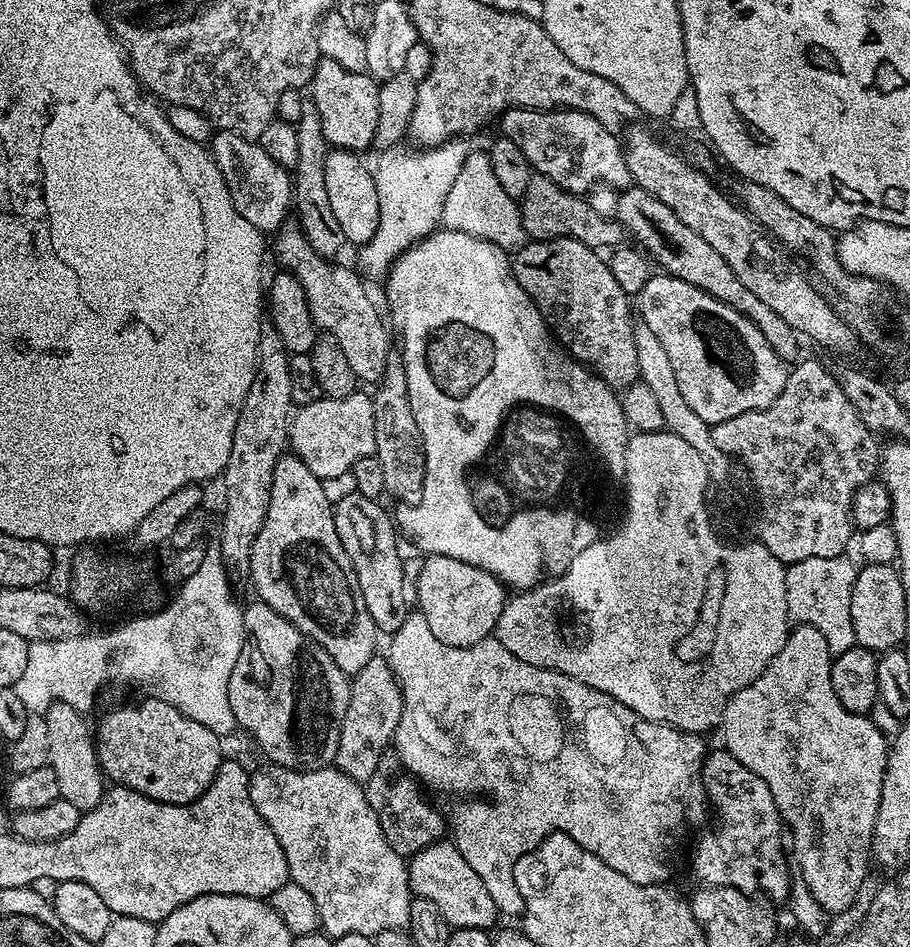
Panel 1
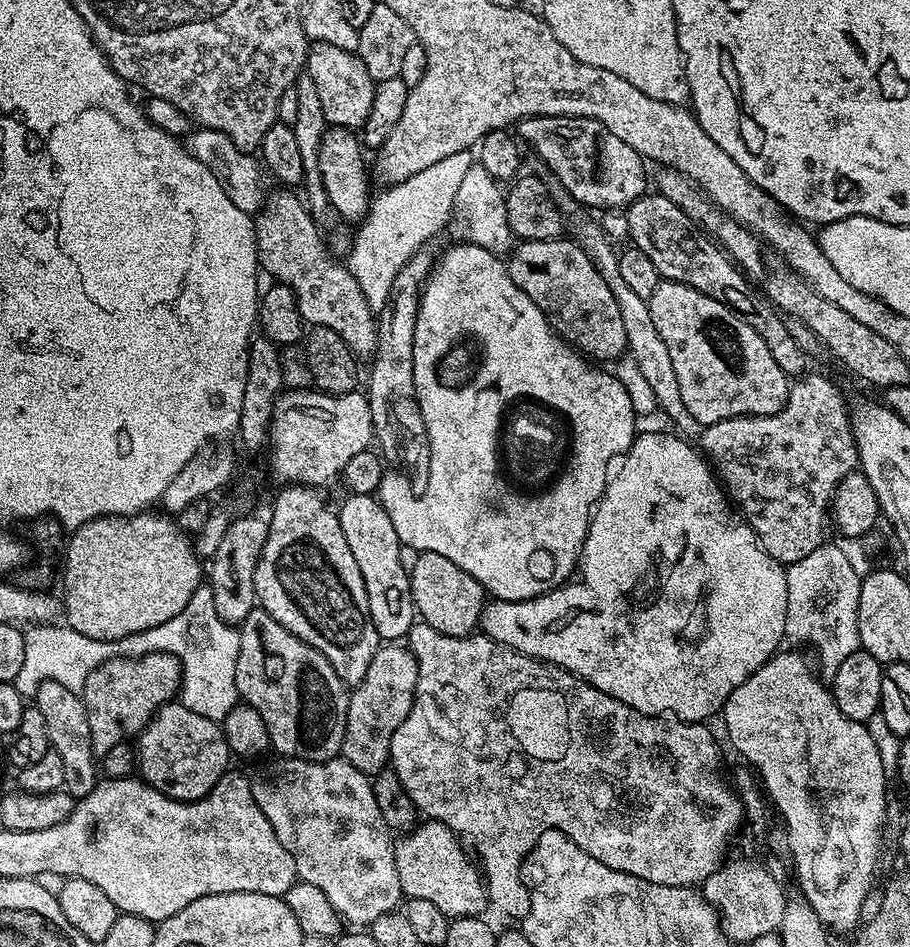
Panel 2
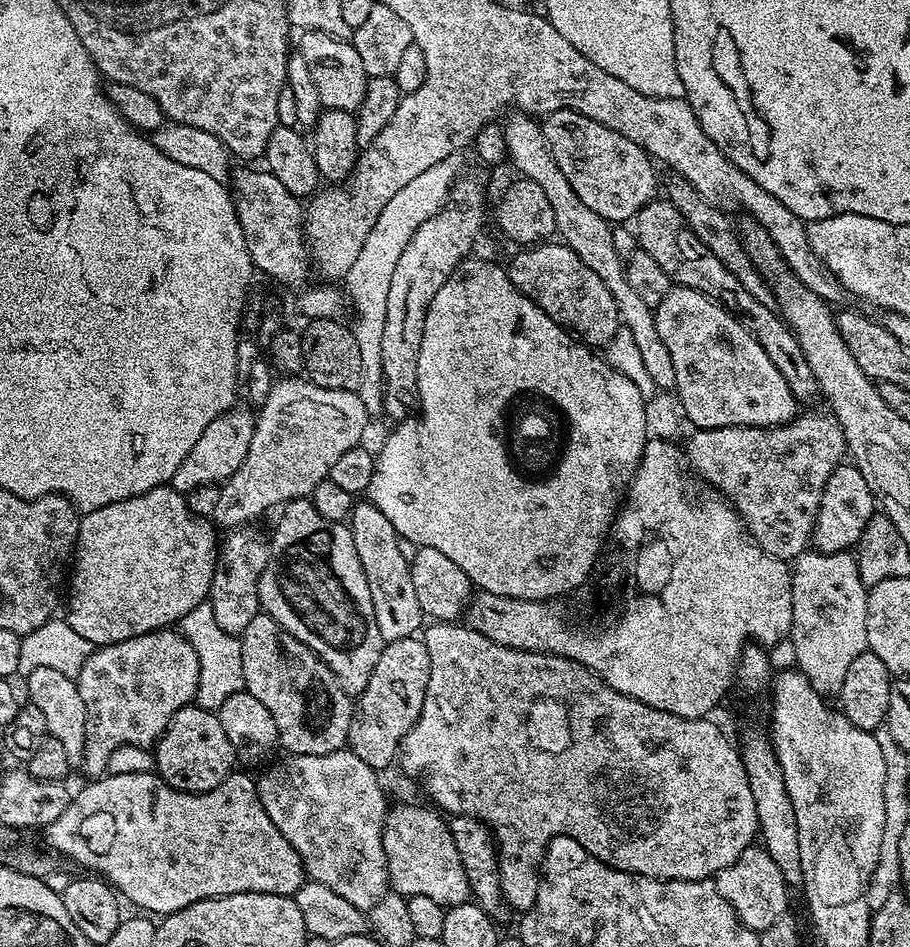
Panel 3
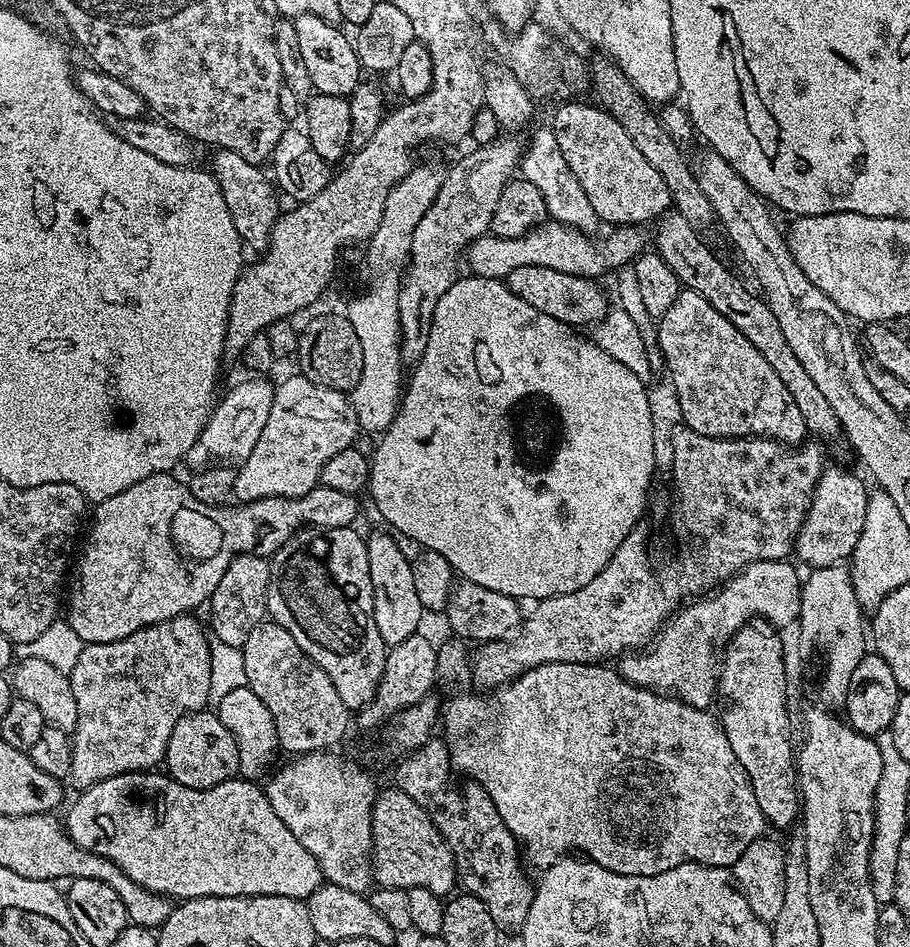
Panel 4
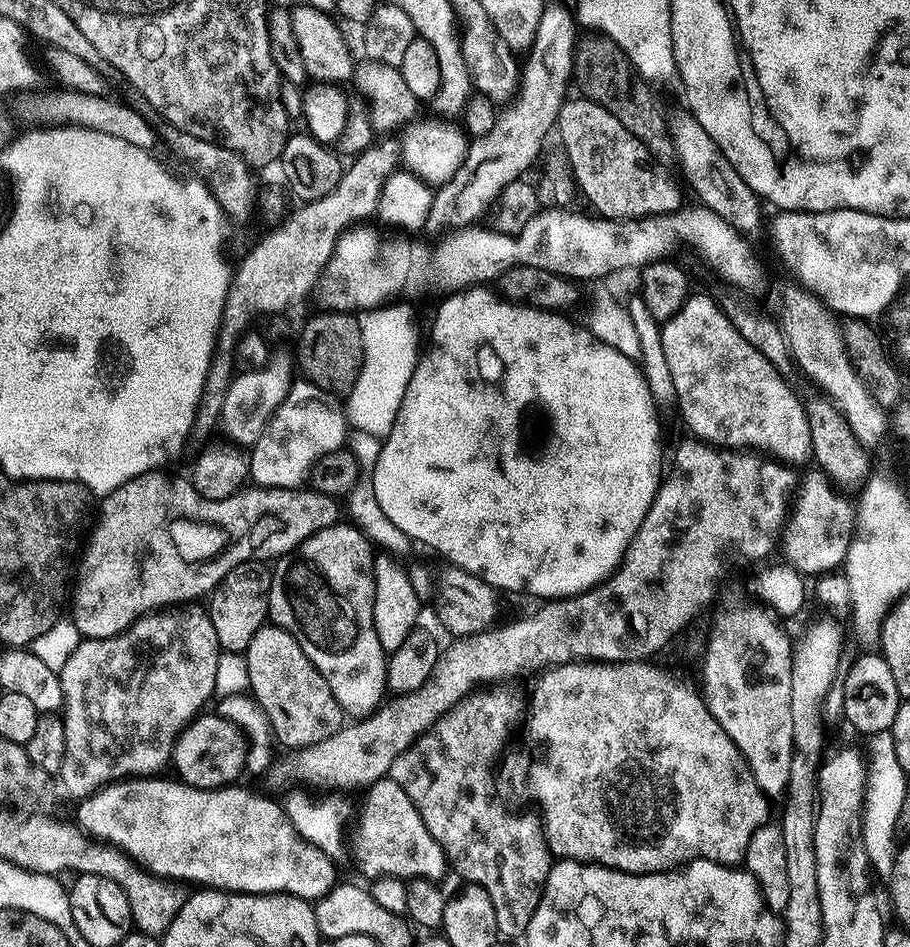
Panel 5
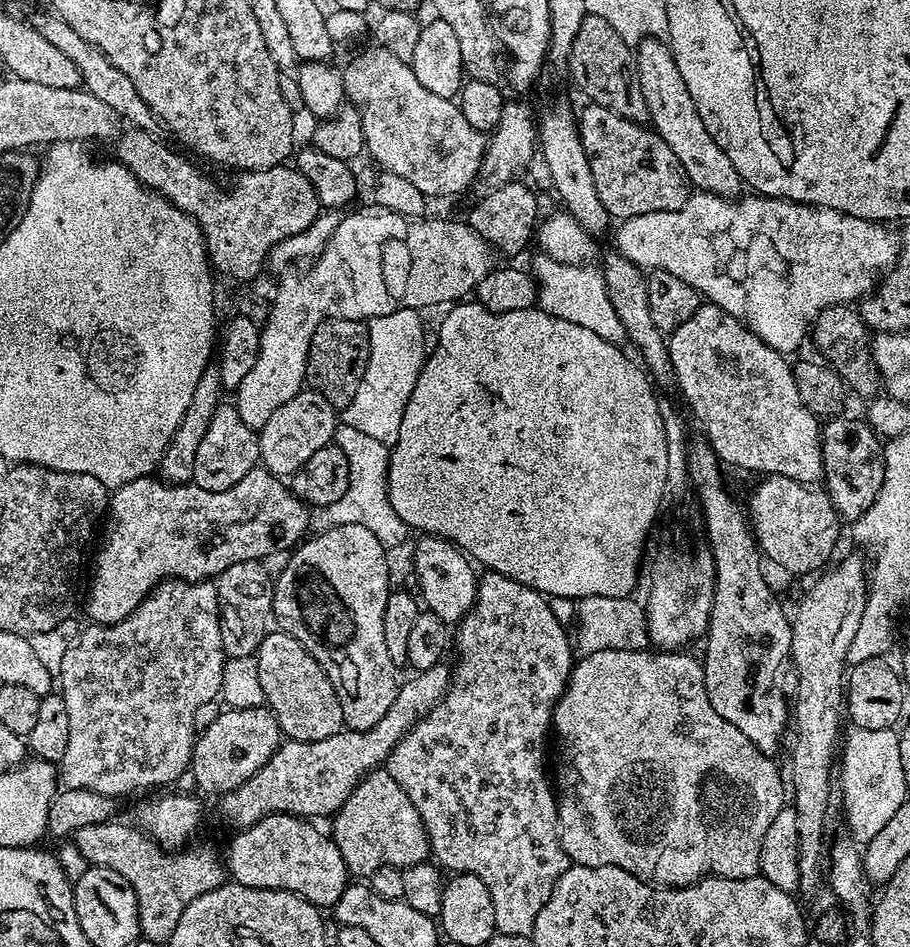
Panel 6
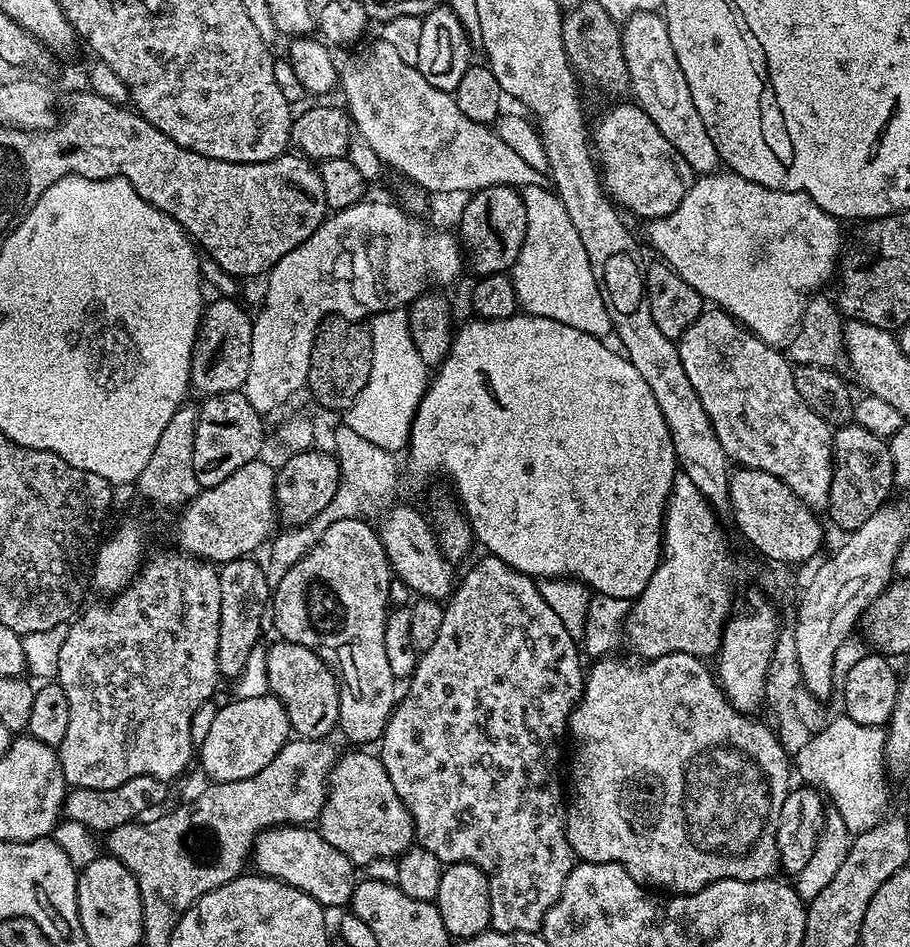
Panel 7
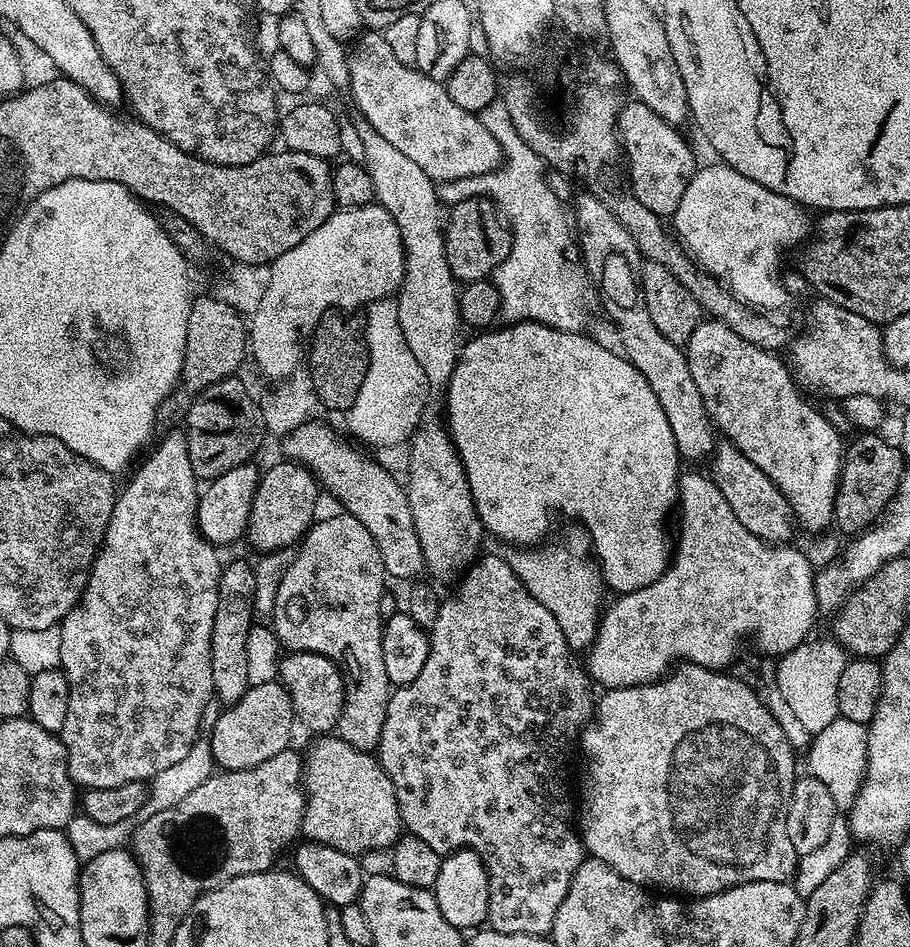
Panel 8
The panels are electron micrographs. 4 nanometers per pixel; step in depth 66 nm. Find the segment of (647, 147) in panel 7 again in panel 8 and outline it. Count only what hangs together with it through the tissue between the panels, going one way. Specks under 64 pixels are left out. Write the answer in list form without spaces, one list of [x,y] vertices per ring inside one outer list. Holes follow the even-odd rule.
[[[639,102],[625,103],[620,112],[618,135],[622,145],[622,156],[626,161],[626,176],[632,179],[630,191],[654,214],[662,218],[671,217],[686,186],[696,172],[698,161],[690,145],[684,141],[681,129],[675,124],[666,122],[650,106]]]

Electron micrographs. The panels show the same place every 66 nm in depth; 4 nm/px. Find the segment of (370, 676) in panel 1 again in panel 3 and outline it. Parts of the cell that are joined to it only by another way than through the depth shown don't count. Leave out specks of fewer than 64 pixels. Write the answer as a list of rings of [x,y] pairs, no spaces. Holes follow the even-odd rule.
[[[419,635],[387,641],[378,658],[378,666],[374,670],[372,680],[366,682],[366,690],[362,690],[362,694],[355,697],[346,748],[374,769],[383,770],[391,764],[395,765],[404,736],[415,726],[416,719],[422,714],[422,702],[426,698],[426,686],[429,682],[430,654]]]

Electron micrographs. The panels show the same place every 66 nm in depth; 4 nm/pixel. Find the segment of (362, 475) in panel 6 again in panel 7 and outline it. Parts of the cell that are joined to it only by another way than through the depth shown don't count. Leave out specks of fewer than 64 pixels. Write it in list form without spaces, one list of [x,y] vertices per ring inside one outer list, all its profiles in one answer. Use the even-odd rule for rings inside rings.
[[[343,422],[337,425],[332,436],[332,444],[334,455],[340,464],[340,482],[333,501],[321,513],[316,514],[310,522],[287,527],[284,530],[286,532],[279,531],[253,552],[252,558],[261,570],[269,589],[276,588],[286,576],[287,571],[317,544],[334,522],[372,518],[368,516],[378,513],[394,494],[393,489],[398,482],[398,464],[397,457],[393,453],[360,437]]]

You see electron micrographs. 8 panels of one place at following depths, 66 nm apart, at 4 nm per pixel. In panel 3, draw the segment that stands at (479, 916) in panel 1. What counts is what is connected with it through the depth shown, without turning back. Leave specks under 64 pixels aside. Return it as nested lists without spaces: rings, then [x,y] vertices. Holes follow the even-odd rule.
[[[393,803],[387,809],[382,846],[386,850],[388,883],[391,891],[402,897],[425,896],[447,910],[469,903],[472,891],[462,866],[462,858],[458,854],[458,846],[454,846],[448,820],[439,811],[428,808]]]

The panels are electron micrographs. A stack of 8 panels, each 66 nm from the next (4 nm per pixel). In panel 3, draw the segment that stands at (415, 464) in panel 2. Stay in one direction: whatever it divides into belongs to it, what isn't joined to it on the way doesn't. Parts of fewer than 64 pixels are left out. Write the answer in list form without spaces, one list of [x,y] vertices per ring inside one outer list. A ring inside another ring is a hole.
[[[461,175],[452,185],[448,201],[434,218],[418,226],[414,238],[398,257],[398,266],[390,278],[386,297],[386,326],[382,332],[382,378],[384,411],[392,422],[403,422],[418,408],[418,349],[422,347],[422,330],[434,294],[442,290],[446,278],[463,260],[469,259],[472,247],[484,228],[484,188],[472,176]]]

